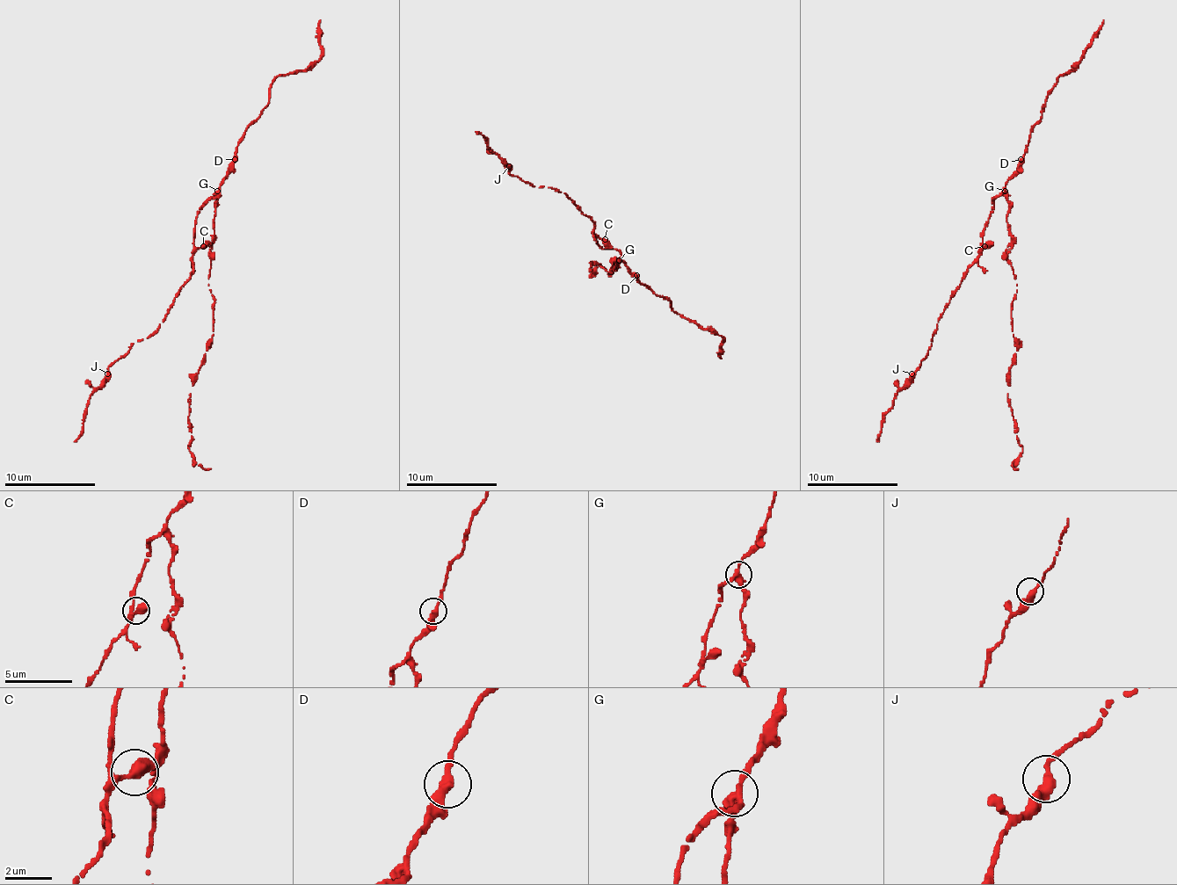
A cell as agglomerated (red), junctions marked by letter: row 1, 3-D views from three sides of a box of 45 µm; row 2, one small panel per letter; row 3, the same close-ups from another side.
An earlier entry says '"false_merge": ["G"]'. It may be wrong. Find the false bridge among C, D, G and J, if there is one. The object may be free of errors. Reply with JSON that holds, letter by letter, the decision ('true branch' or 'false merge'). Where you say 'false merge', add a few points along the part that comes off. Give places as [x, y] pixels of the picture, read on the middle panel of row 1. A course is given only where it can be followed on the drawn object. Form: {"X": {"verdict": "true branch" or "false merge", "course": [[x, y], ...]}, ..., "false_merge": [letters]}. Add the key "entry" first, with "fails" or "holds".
{"entry": "holds", "C": {"verdict": "true branch"}, "D": {"verdict": "true branch"}, "G": {"verdict": "false merge", "course": [[618, 259], [609, 271], [616, 266], [606, 271], [593, 262], [589, 269], [591, 278], [598, 266], [611, 273]]}, "J": {"verdict": "true branch"}, "false_merge": ["G"]}

